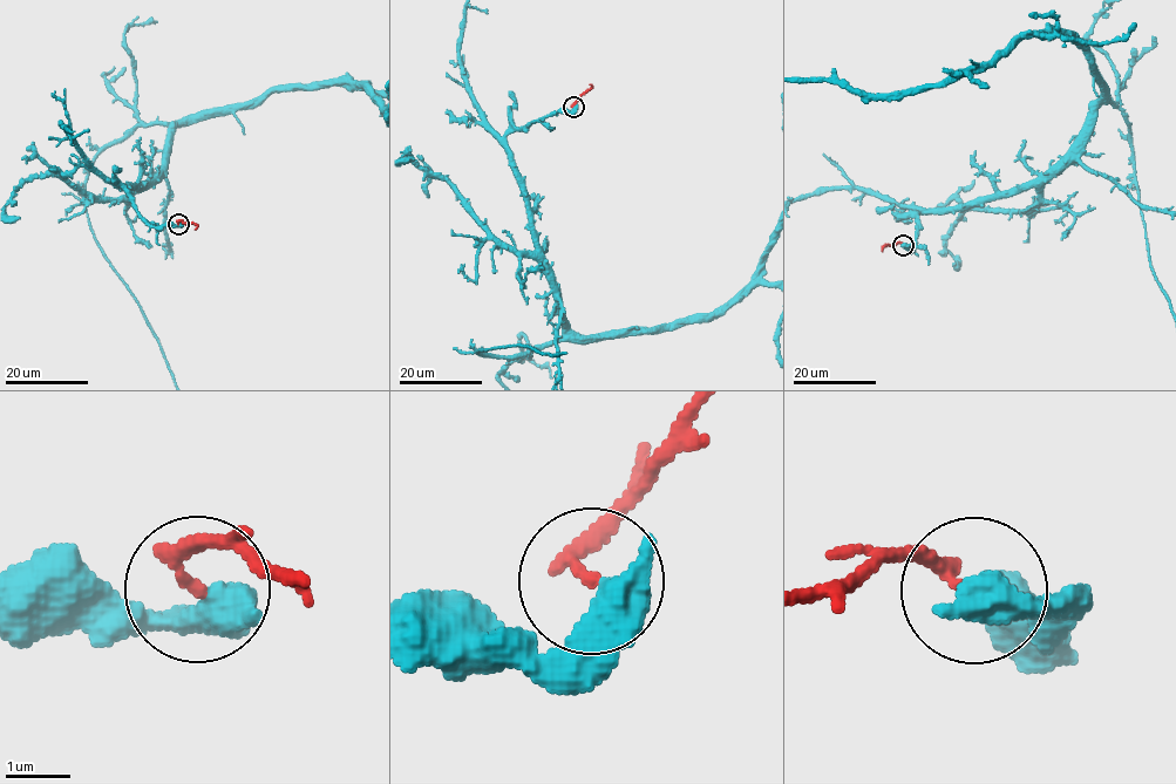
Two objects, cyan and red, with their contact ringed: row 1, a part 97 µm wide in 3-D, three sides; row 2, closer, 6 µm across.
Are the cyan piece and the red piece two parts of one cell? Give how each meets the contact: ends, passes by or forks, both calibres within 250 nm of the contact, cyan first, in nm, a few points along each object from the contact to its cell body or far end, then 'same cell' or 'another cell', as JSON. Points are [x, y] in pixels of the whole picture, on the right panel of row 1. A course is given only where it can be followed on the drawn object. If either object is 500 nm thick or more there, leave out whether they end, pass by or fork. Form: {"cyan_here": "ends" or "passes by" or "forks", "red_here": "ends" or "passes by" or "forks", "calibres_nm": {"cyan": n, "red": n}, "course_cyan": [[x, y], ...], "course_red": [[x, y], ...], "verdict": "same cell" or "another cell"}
{"calibres_nm": {"cyan": 650, "red": 220}, "course_red": [[903, 245], [888, 244], [882, 251]], "verdict": "another cell"}

